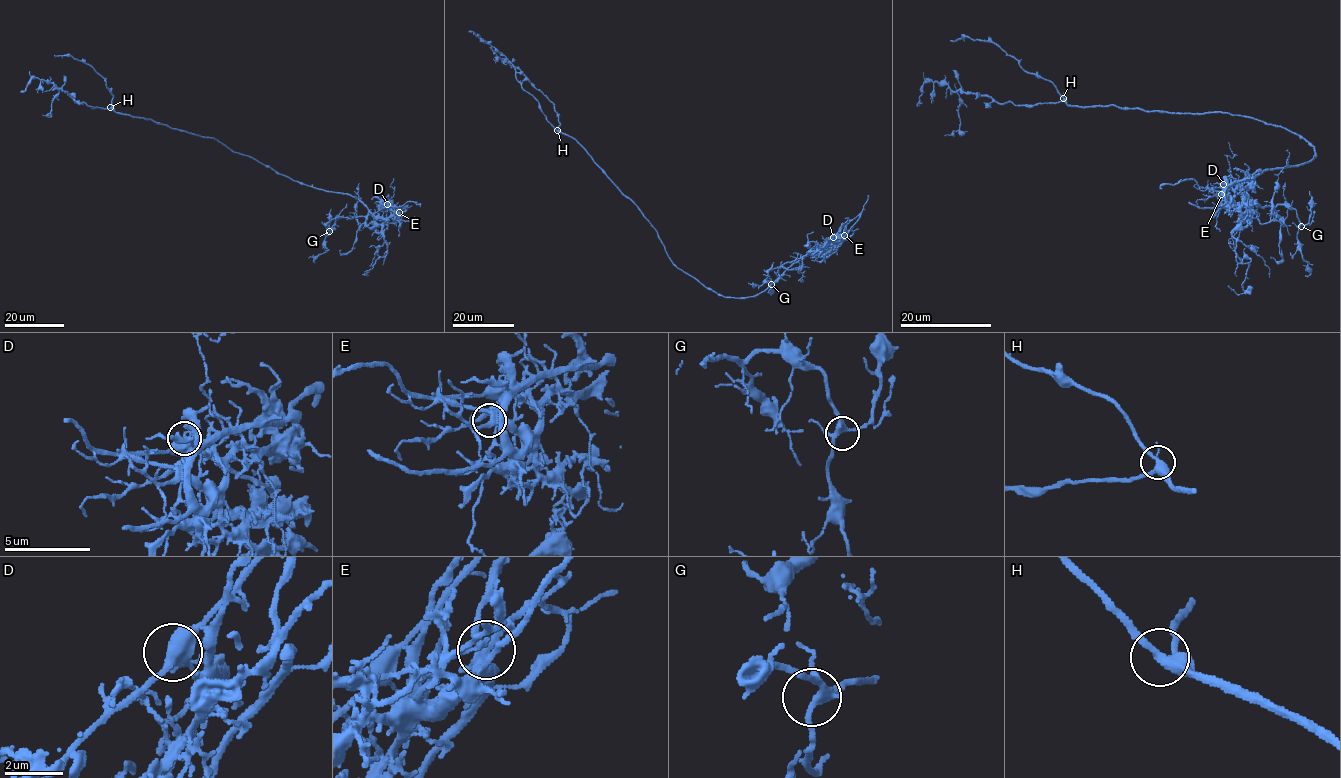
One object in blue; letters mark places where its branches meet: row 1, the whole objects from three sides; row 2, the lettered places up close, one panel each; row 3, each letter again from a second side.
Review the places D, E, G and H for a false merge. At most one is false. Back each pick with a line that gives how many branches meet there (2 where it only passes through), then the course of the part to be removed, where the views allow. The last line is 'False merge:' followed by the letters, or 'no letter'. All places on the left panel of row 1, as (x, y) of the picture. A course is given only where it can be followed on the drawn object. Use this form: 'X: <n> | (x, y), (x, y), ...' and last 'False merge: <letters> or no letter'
D: 4 | (387, 204), (391, 202), (391, 213), (401, 220), (412, 221), (414, 216)
False merge: D

